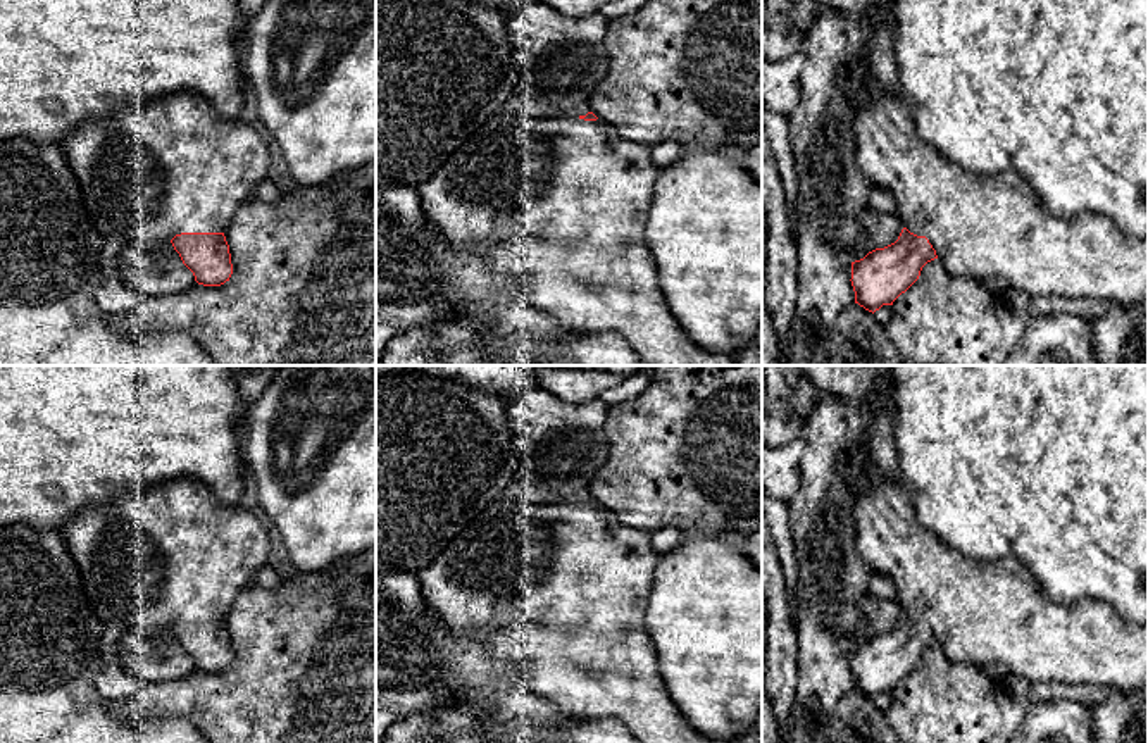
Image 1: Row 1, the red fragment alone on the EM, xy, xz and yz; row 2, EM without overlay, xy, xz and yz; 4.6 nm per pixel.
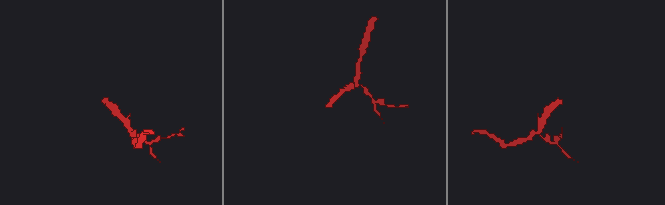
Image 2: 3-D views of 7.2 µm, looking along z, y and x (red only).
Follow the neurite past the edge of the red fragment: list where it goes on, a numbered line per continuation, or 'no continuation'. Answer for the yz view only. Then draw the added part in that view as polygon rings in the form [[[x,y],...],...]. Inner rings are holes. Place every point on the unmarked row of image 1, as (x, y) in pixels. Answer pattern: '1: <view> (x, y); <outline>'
1: yz (981, 612); [[[867,460],[850,484],[855,543],[870,571],[886,574],[903,614],[926,622],[948,660],[986,667],[1003,664],[1031,684],[1101,684],[1122,691],[1148,688],[1148,622],[1124,622],[1096,598],[1069,605],[1048,600],[1033,574],[1012,555],[977,560],[926,528],[903,481],[883,479]]]

